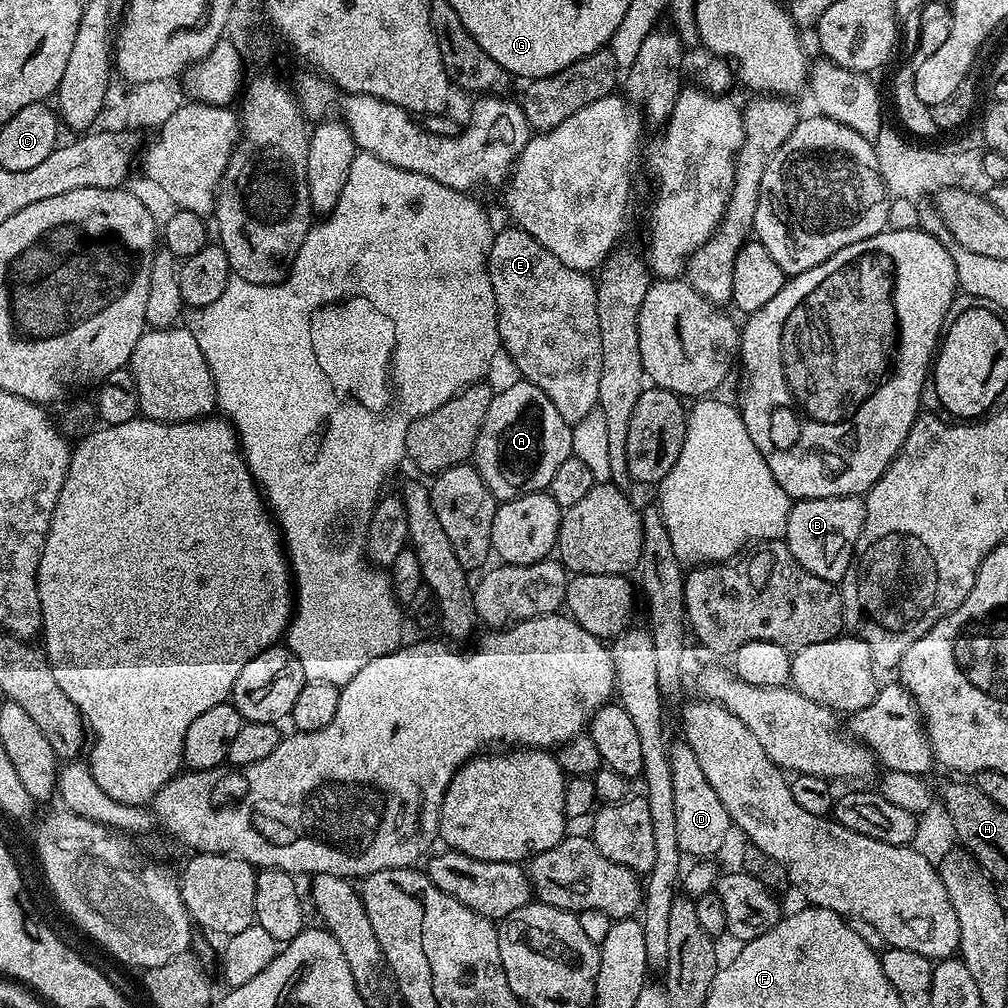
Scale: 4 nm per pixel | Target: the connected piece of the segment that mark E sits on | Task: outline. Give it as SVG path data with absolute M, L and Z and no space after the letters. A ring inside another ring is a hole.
M515 226L507 227L502 229L501 232L499 229L493 235L492 249L488 255L488 277L496 295L496 329L500 335L500 343L503 351L508 351L513 366L520 371L517 373L534 386L538 386L538 390L542 390L542 394L546 394L546 398L550 398L550 402L554 402L554 410L558 410L558 414L562 414L562 418L567 424L575 425L580 419L586 418L591 412L597 411L598 378L602 378L602 338L598 330L596 285L589 273L570 270L570 266L566 266L566 262L558 262L558 258L554 258L554 254L550 254L550 250L546 250L546 246L539 244L530 234L526 234Z

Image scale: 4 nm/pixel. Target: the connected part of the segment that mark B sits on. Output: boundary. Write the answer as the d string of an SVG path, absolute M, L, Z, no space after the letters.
M858 496L797 500L792 505L782 540L807 572L839 585L852 561L864 525L864 501Z

